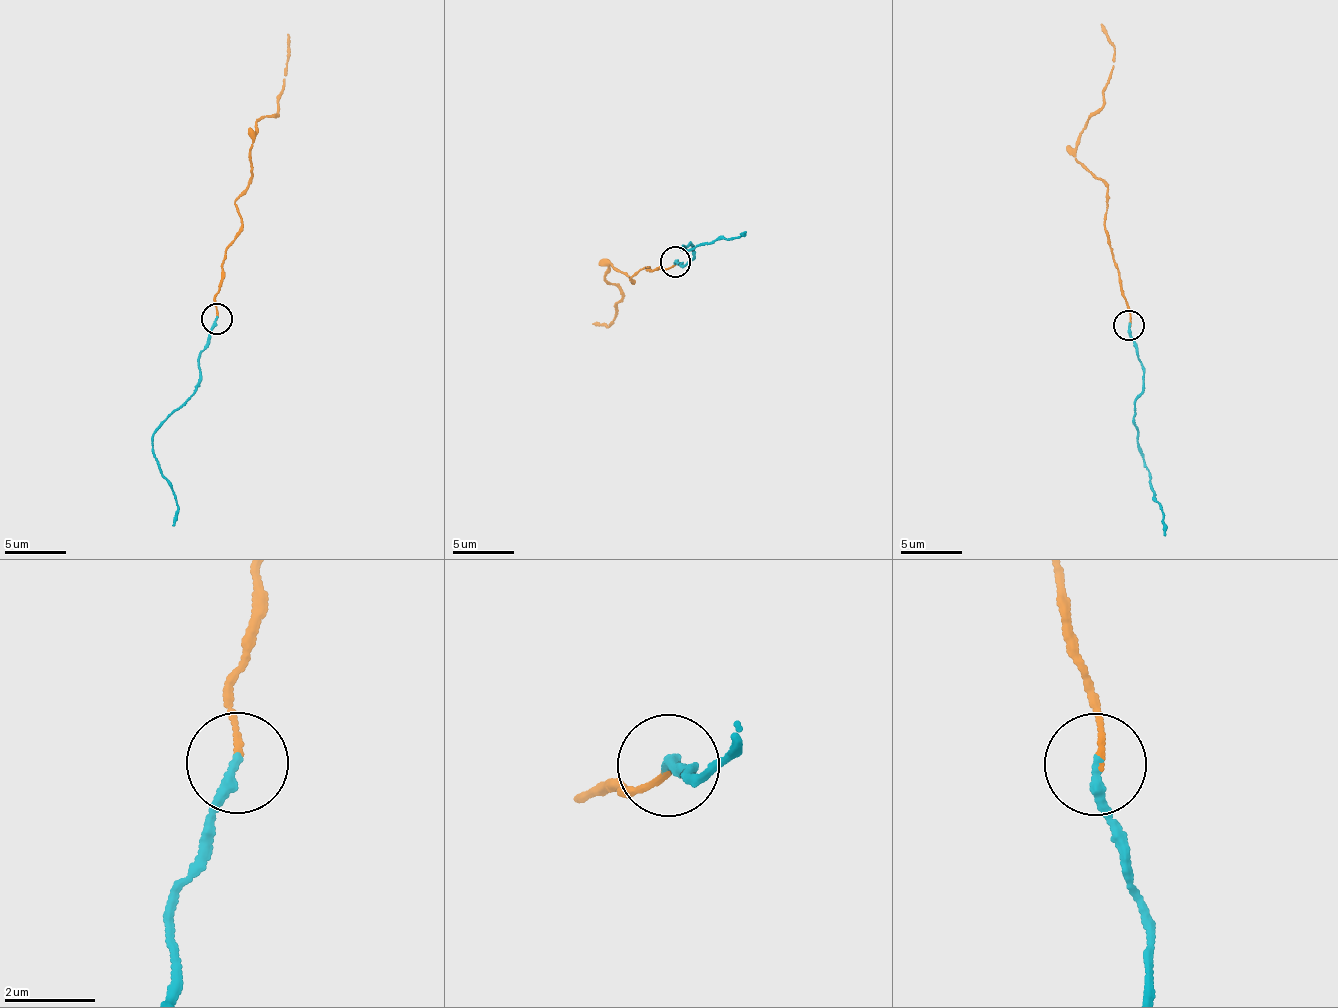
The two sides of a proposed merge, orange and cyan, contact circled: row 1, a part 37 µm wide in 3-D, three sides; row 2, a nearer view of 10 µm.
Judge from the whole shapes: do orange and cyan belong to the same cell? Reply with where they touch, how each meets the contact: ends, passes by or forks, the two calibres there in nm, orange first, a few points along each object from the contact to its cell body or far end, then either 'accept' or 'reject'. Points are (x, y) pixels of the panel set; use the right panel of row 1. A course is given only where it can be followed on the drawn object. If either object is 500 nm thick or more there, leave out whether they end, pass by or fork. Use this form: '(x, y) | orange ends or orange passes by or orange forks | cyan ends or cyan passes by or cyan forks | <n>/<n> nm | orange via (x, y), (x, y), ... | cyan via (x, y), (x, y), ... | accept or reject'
(1129, 325) | orange ends | cyan ends | 120/220 nm | orange via (1128, 323), (1104, 229), (1107, 190), (1077, 158), (1078, 135), (1103, 106), (1112, 70), (1113, 43), (1100, 23) | cyan via (1128, 325), (1144, 366), (1144, 392), (1134, 408), (1148, 481), (1163, 514), (1165, 536) | accept

